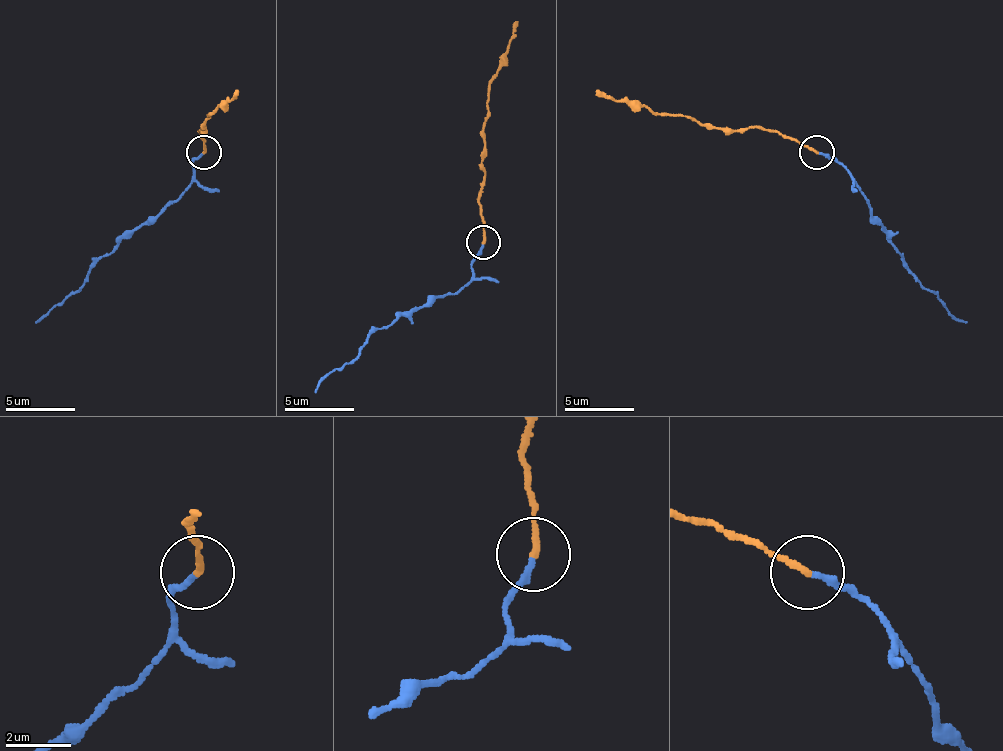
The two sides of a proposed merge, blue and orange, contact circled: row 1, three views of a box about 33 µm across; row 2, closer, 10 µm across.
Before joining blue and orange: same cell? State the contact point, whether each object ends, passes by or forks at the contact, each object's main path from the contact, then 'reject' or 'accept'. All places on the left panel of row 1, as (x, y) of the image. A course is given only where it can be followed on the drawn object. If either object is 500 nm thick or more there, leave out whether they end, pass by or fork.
(204, 152) | blue ends | orange ends | blue via (204, 153), (191, 163), (194, 181), (97, 264), (76, 291), (35, 322) | orange via (204, 153), (208, 115), (239, 91) | accept

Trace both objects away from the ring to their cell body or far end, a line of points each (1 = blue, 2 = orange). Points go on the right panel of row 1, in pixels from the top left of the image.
1: (819, 153), (840, 163), (861, 191), (902, 264), (968, 322)
2: (816, 153), (764, 129), (722, 132), (684, 115), (656, 115), (594, 91)

